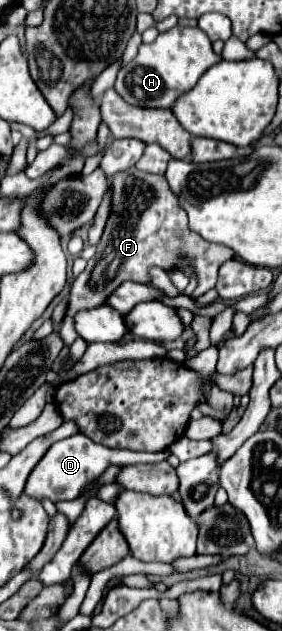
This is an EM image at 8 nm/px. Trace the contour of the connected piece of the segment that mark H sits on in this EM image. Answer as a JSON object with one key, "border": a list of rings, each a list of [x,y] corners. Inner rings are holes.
{"border":[[[180,28],[158,34],[150,44],[142,44],[138,56],[124,68],[120,68],[114,90],[134,106],[142,108],[172,108],[174,102],[194,88],[196,80],[214,64],[222,60],[222,54],[212,50],[212,42],[200,28]]]}

